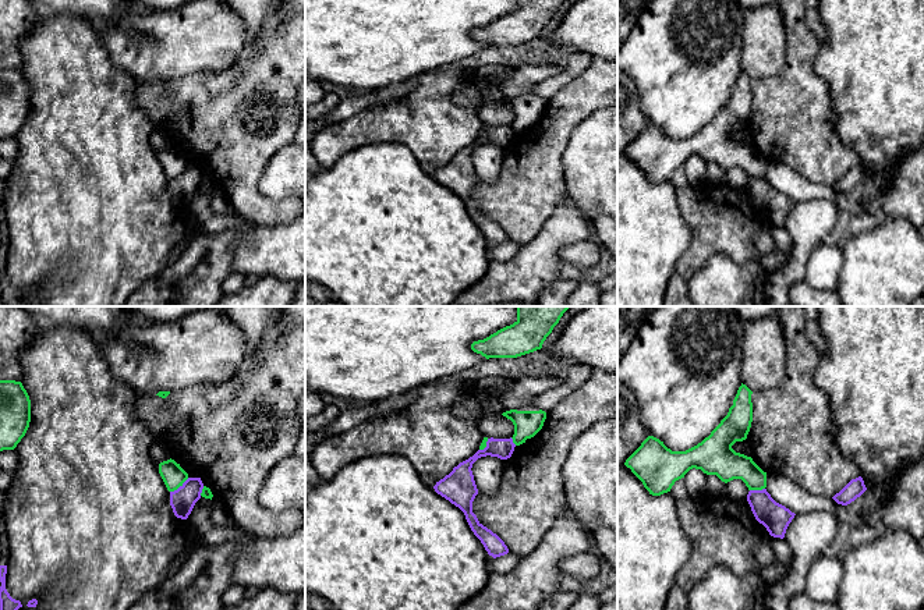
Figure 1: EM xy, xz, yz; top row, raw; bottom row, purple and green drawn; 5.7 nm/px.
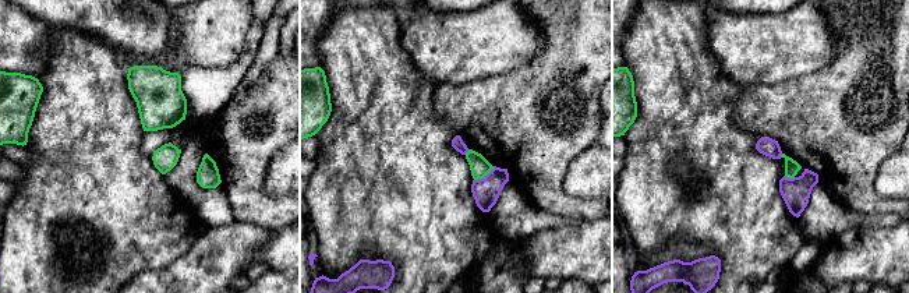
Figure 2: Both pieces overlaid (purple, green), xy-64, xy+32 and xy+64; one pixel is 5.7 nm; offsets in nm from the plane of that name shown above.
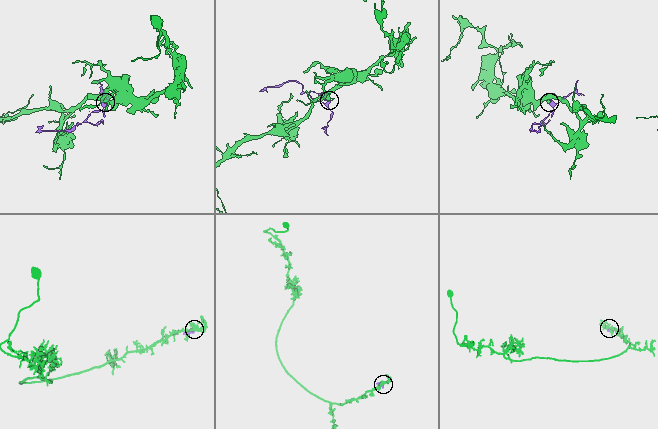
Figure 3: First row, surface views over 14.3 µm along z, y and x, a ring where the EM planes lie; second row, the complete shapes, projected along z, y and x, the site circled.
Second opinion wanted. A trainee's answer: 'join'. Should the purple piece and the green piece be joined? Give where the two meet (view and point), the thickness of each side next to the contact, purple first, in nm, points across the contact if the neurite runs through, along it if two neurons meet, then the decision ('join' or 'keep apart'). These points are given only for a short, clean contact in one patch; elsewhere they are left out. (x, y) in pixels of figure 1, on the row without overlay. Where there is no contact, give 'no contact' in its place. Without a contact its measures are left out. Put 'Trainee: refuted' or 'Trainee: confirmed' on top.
Trainee: refuted
xy (180, 174) | 140/140 nm | along xy (188, 166), (170, 180) | keep apart

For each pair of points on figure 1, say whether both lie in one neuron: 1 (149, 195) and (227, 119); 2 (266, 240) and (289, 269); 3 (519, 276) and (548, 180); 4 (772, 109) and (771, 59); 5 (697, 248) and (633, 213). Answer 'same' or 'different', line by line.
1: different
2: same
3: different
4: different
5: different

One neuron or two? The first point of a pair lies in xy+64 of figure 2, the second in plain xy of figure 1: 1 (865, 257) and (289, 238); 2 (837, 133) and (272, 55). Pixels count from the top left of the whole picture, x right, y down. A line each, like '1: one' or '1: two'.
1: one
2: one

